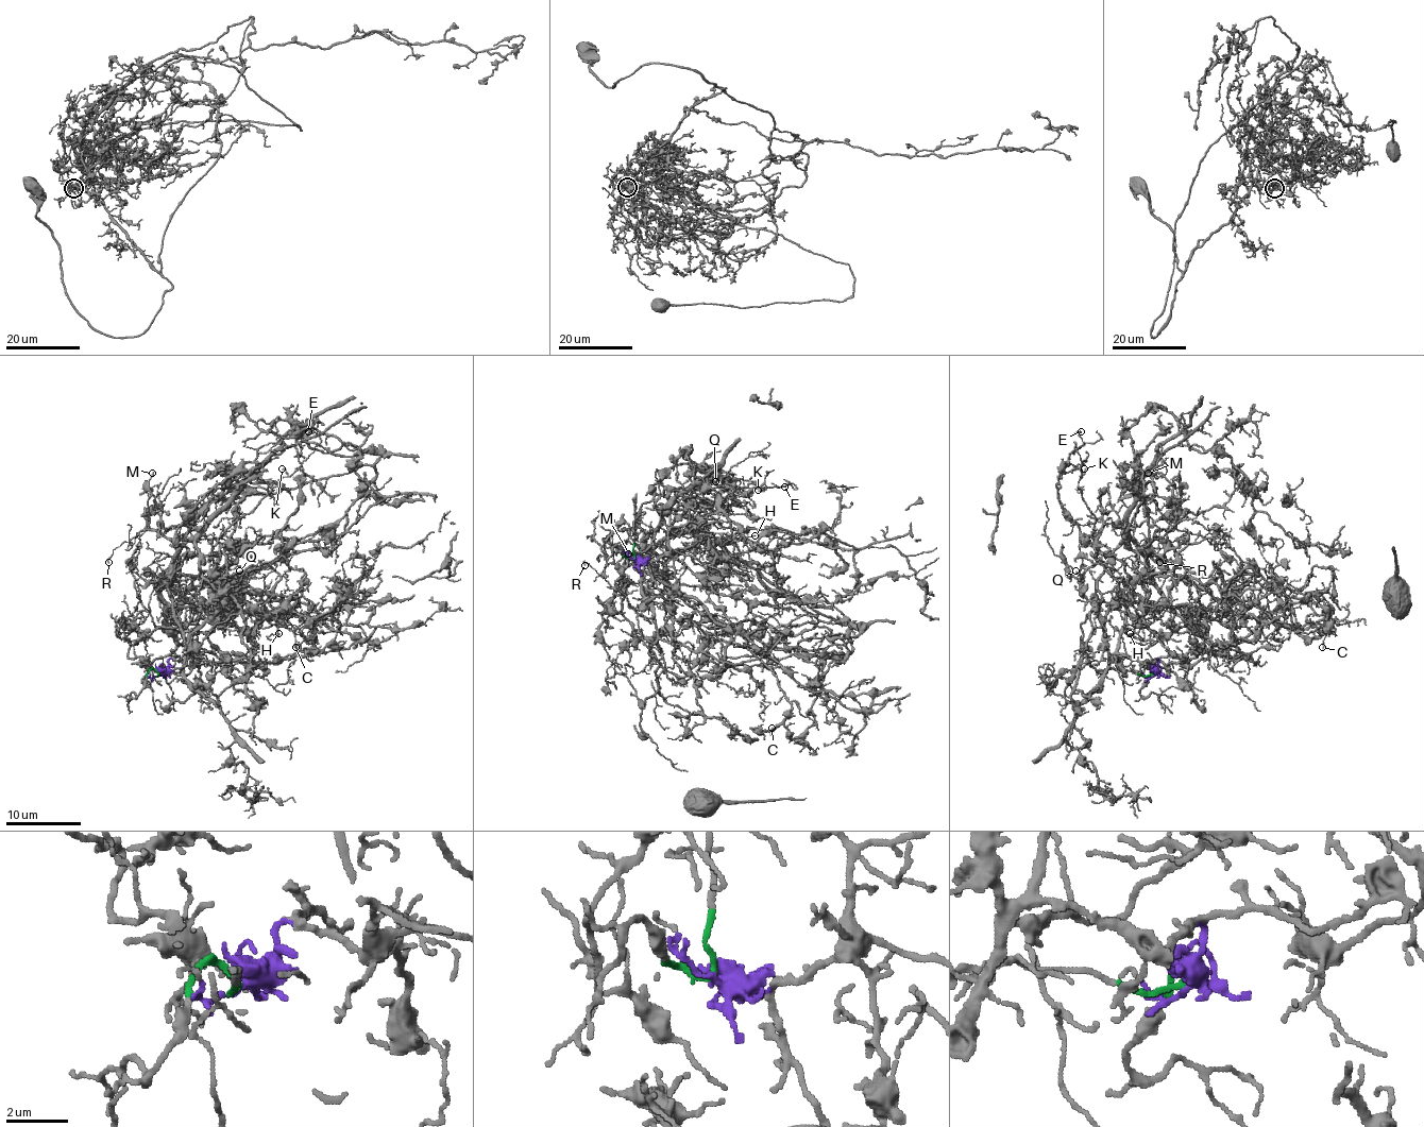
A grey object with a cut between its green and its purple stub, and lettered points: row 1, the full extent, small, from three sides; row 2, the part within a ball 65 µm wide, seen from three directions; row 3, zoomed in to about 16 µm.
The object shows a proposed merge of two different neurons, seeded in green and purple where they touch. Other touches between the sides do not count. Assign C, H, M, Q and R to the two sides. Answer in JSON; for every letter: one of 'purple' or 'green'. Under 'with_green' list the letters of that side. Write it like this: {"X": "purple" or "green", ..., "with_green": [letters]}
{"C": "purple", "H": "purple", "M": "green", "Q": "purple", "R": "green", "with_green": ["M", "R"]}

